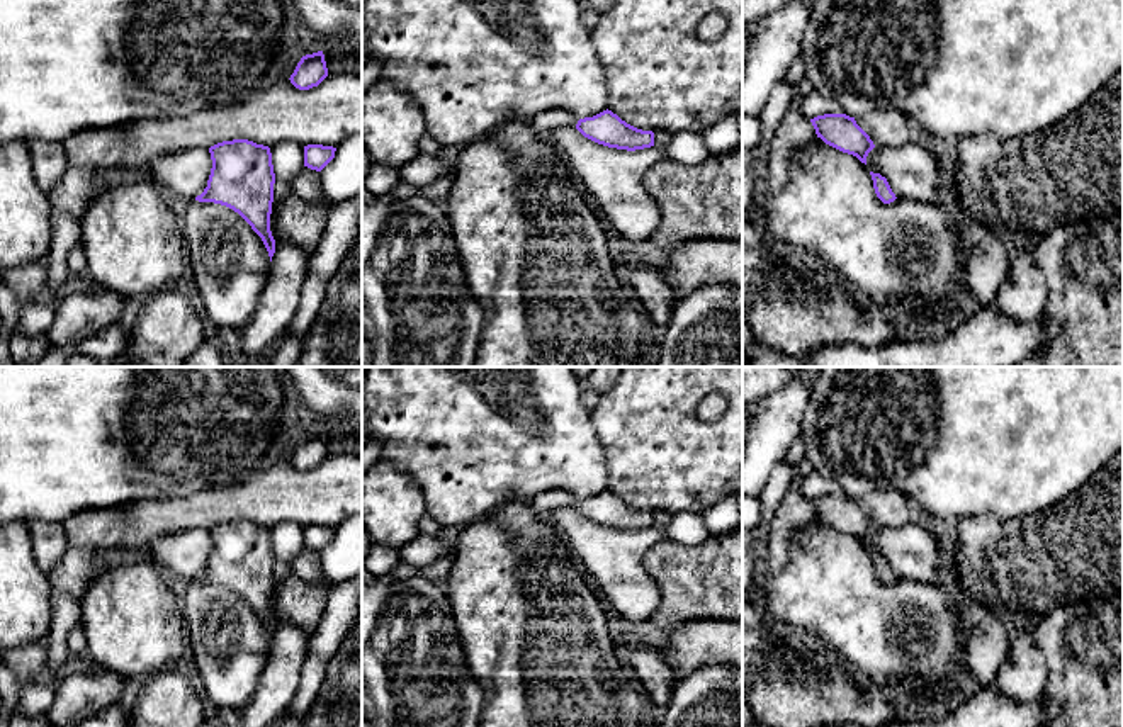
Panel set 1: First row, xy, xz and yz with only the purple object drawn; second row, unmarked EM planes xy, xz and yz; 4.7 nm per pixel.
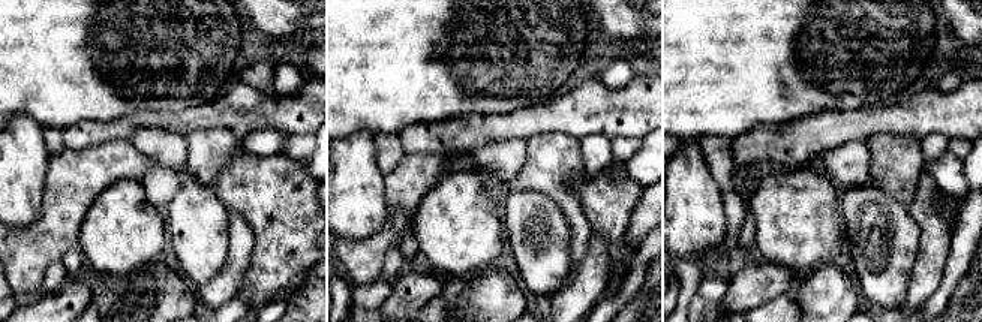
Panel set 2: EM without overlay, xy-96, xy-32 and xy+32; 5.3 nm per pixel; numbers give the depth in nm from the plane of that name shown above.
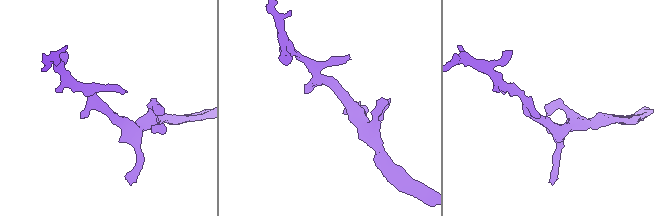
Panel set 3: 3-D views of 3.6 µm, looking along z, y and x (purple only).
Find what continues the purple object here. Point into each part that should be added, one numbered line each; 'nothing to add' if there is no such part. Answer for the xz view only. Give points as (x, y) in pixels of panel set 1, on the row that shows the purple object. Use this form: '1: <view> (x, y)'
1: xz (553, 119)

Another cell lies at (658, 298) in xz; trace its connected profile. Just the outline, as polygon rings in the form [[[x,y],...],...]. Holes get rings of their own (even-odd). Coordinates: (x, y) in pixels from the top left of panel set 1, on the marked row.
[[[639,263],[630,275],[629,290],[642,302],[647,323],[663,330],[680,294],[666,282],[657,265]]]

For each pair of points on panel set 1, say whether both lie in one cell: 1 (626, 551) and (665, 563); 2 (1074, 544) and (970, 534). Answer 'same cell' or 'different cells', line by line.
1: different cells
2: same cell

